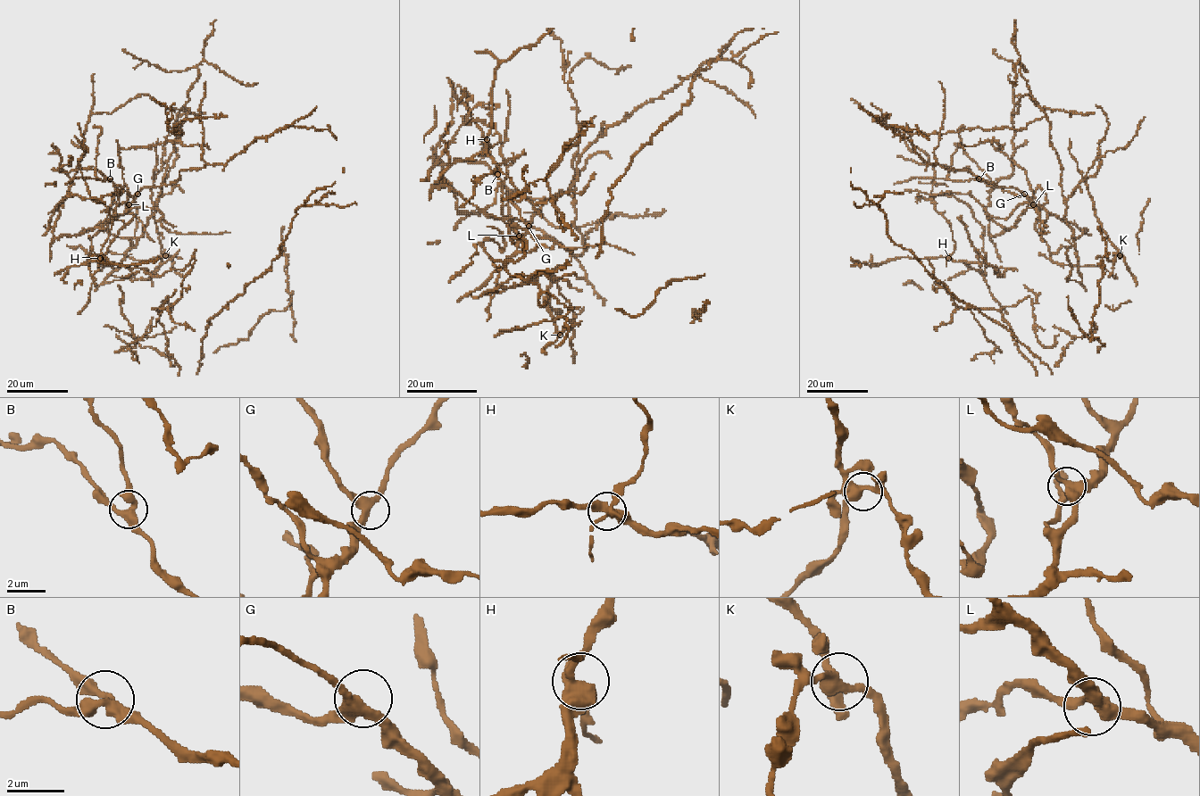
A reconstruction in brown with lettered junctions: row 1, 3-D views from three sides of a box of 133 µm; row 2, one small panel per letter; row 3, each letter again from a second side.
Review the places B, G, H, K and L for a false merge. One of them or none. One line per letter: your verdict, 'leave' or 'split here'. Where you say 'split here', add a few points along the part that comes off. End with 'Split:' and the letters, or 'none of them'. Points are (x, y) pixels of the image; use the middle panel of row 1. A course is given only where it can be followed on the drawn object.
B: leave
G: leave
H: split here | (487, 139), (490, 147), (500, 142), (500, 135), (495, 125), (463, 122), (471, 97), (457, 86)
K: leave
L: leave
Split: H

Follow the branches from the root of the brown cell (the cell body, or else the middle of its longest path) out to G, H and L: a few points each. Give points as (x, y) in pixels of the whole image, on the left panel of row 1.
G: (120, 186), (132, 195), (137, 194)
H: (120, 186), (109, 178), (85, 178), (88, 194), (104, 205), (112, 219), (100, 258)
L: (120, 186), (131, 195), (136, 195), (129, 204)

